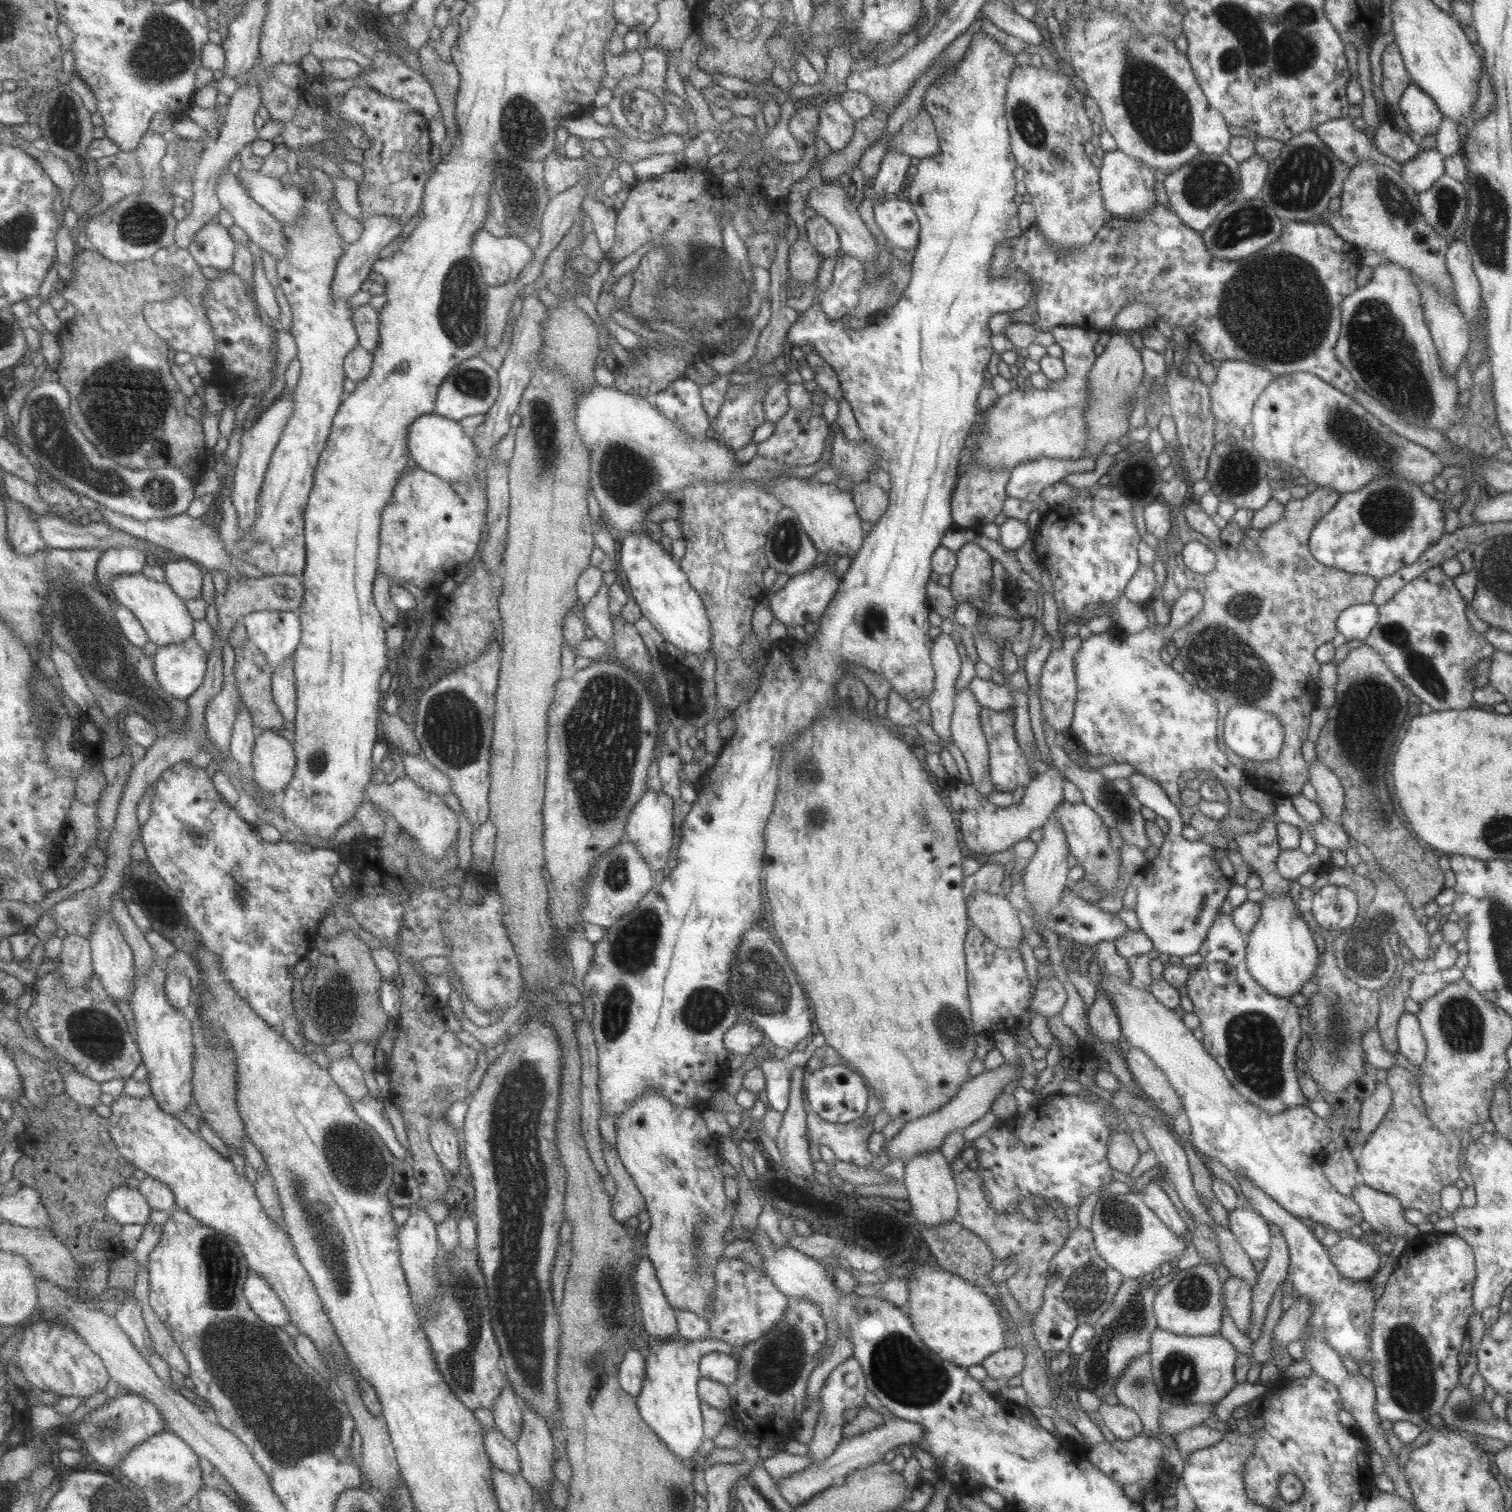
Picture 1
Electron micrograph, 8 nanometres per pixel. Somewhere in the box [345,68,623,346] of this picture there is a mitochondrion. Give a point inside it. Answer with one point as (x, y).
(523, 126)

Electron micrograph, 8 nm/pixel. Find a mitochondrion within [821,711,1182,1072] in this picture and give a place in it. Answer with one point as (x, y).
(950, 1027)

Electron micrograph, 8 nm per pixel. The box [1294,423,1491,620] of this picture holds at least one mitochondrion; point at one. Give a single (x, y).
(1388, 512)

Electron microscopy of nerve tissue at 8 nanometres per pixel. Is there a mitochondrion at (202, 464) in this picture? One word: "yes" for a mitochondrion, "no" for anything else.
no

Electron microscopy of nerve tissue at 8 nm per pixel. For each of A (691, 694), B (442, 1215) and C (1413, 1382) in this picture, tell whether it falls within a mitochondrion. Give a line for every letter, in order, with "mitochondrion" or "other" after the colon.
A: other
B: other
C: mitochondrion

